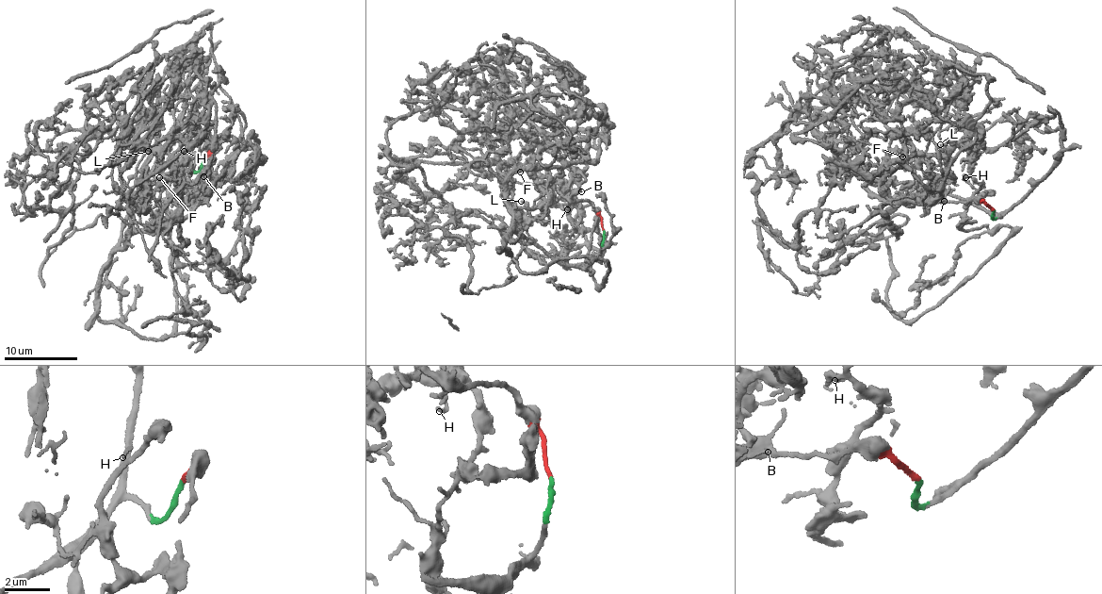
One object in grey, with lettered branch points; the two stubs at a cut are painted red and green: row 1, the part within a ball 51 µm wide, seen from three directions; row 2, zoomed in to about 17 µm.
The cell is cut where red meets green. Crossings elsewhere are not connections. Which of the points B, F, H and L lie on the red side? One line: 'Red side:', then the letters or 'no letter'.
Red side: B

